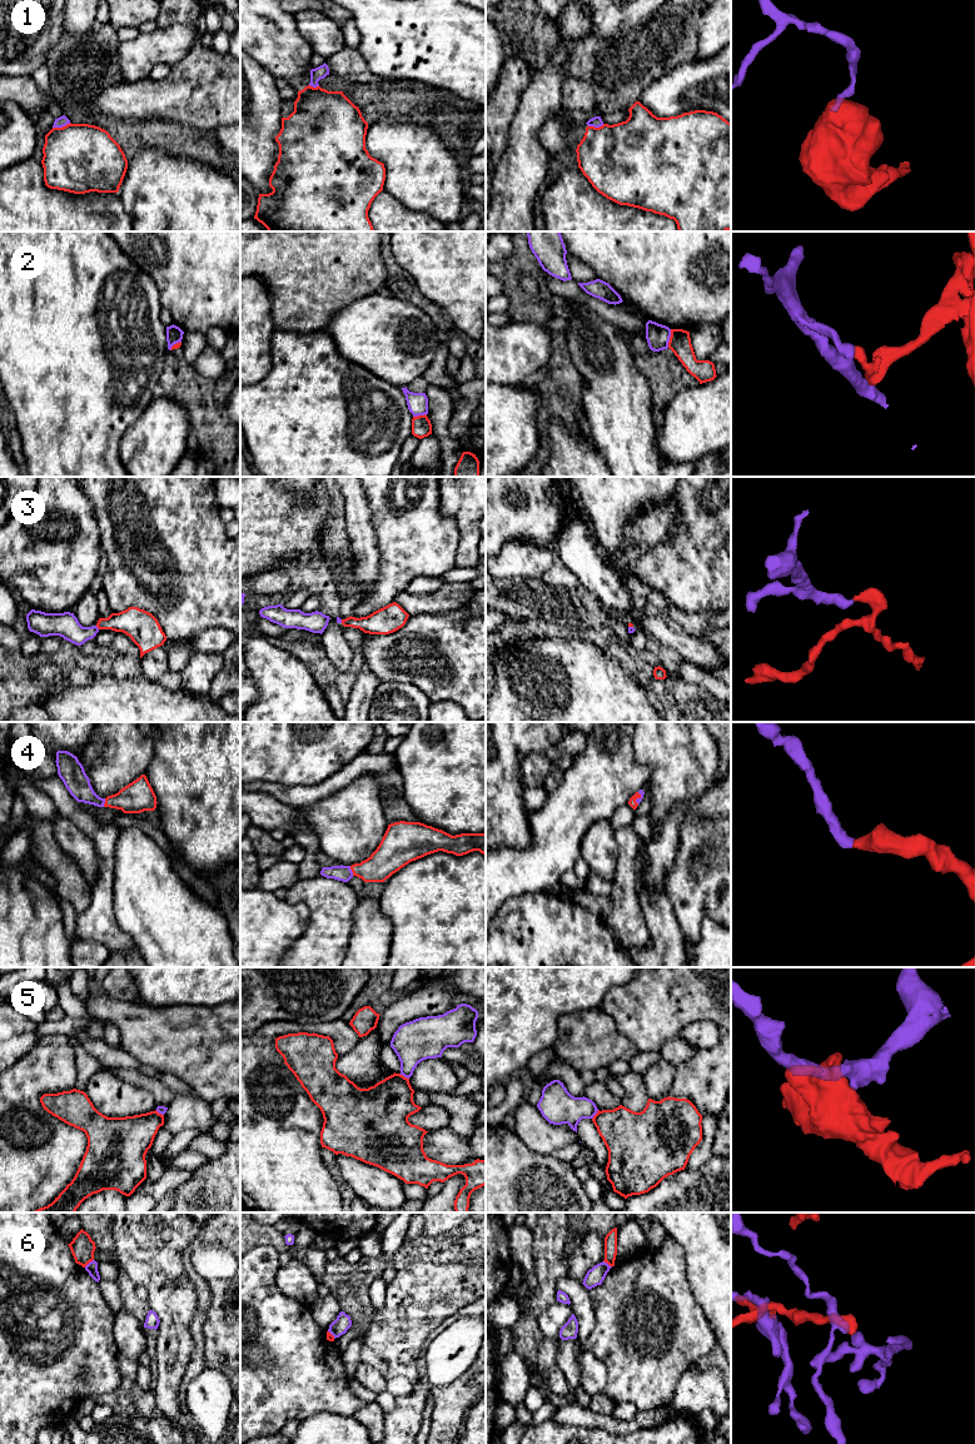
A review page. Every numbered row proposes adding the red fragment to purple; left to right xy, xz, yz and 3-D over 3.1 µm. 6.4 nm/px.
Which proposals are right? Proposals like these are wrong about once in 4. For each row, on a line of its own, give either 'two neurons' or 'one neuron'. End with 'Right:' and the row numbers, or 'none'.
1: two neurons
2: two neurons
3: one neuron
4: one neuron
5: two neurons
6: two neurons
Right: 3, 4

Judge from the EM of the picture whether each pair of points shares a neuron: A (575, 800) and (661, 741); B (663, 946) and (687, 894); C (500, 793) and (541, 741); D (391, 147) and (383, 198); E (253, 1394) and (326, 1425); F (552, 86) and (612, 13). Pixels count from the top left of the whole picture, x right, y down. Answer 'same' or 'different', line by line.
A: different
B: different
C: same
D: different
E: different
F: different

